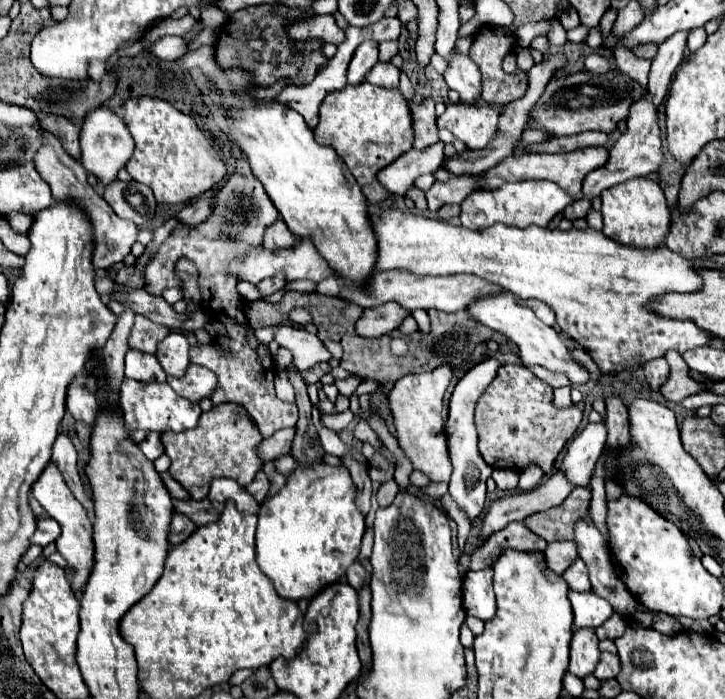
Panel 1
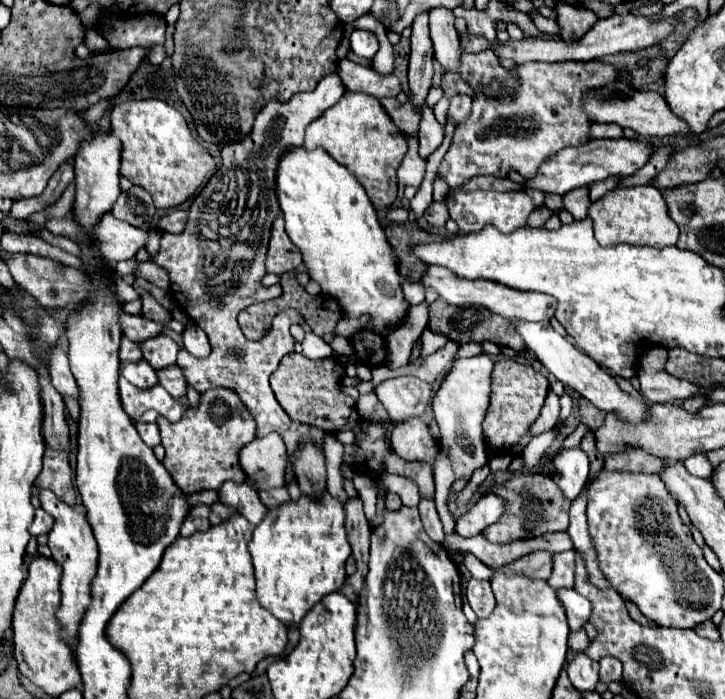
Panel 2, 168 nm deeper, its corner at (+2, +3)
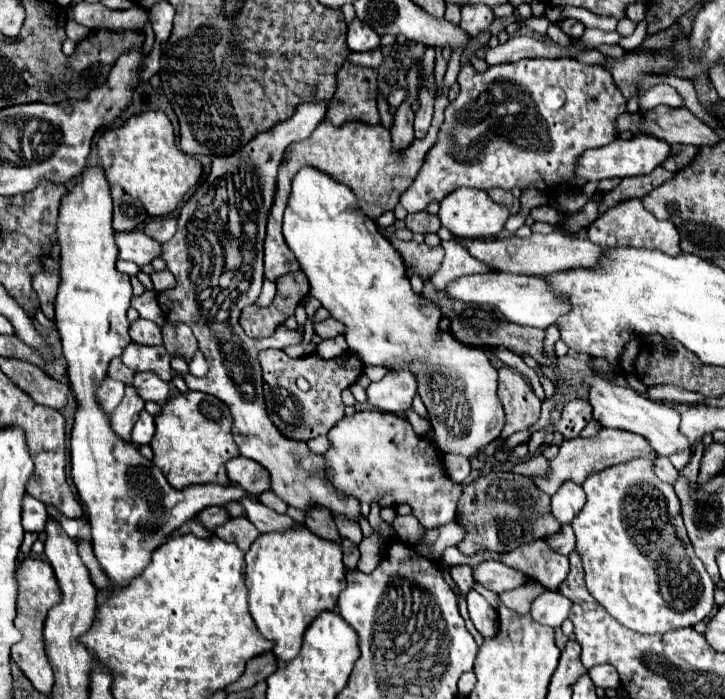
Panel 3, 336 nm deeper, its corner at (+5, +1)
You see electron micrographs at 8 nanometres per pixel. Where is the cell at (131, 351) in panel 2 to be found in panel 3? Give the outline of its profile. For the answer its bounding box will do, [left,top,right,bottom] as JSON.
[108,358,134,384]

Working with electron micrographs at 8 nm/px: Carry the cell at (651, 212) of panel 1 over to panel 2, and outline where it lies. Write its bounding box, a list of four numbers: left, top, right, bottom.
[589,186,680,248]

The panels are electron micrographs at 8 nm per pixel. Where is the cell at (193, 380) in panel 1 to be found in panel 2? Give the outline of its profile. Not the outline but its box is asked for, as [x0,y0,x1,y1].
[157,366,187,398]

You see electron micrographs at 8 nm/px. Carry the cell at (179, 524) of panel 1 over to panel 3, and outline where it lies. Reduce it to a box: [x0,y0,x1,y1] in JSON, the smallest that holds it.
[194,506,230,530]

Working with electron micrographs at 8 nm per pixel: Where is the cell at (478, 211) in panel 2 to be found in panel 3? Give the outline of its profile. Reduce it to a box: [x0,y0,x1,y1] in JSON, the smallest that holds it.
[438,188,510,238]

